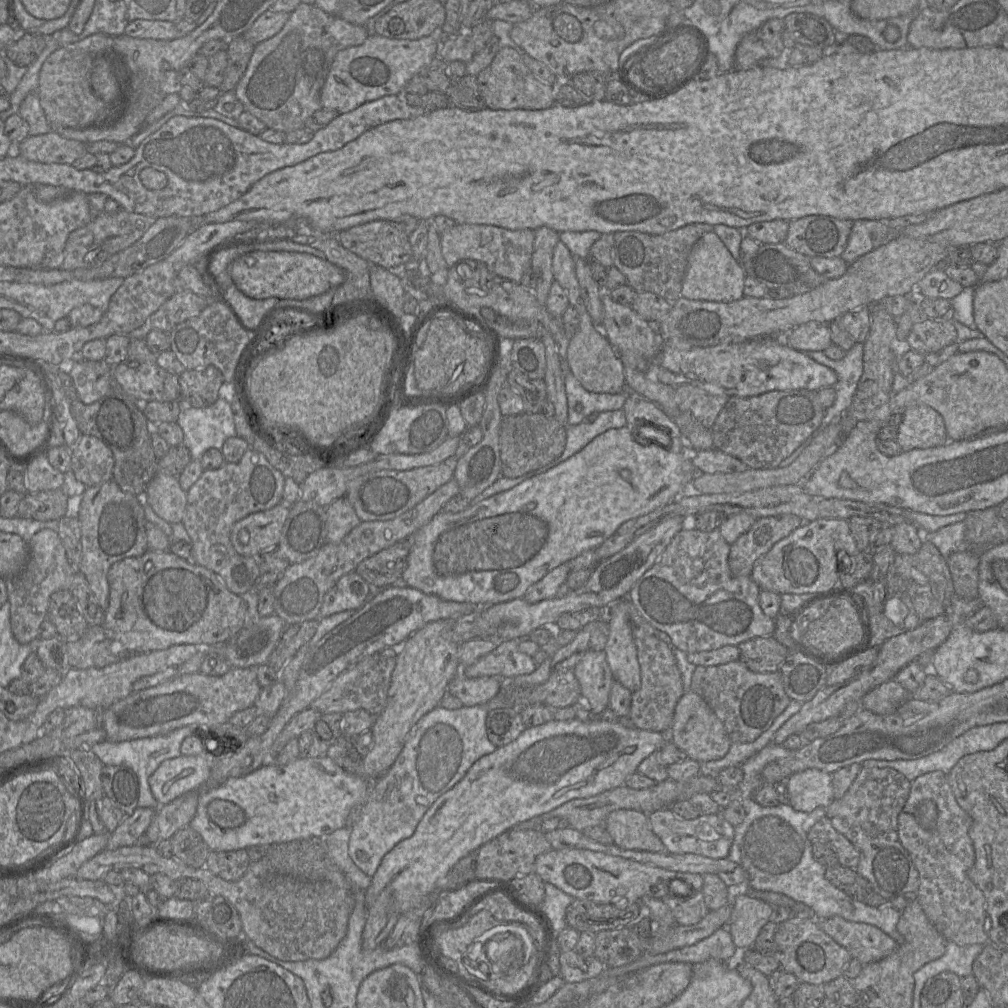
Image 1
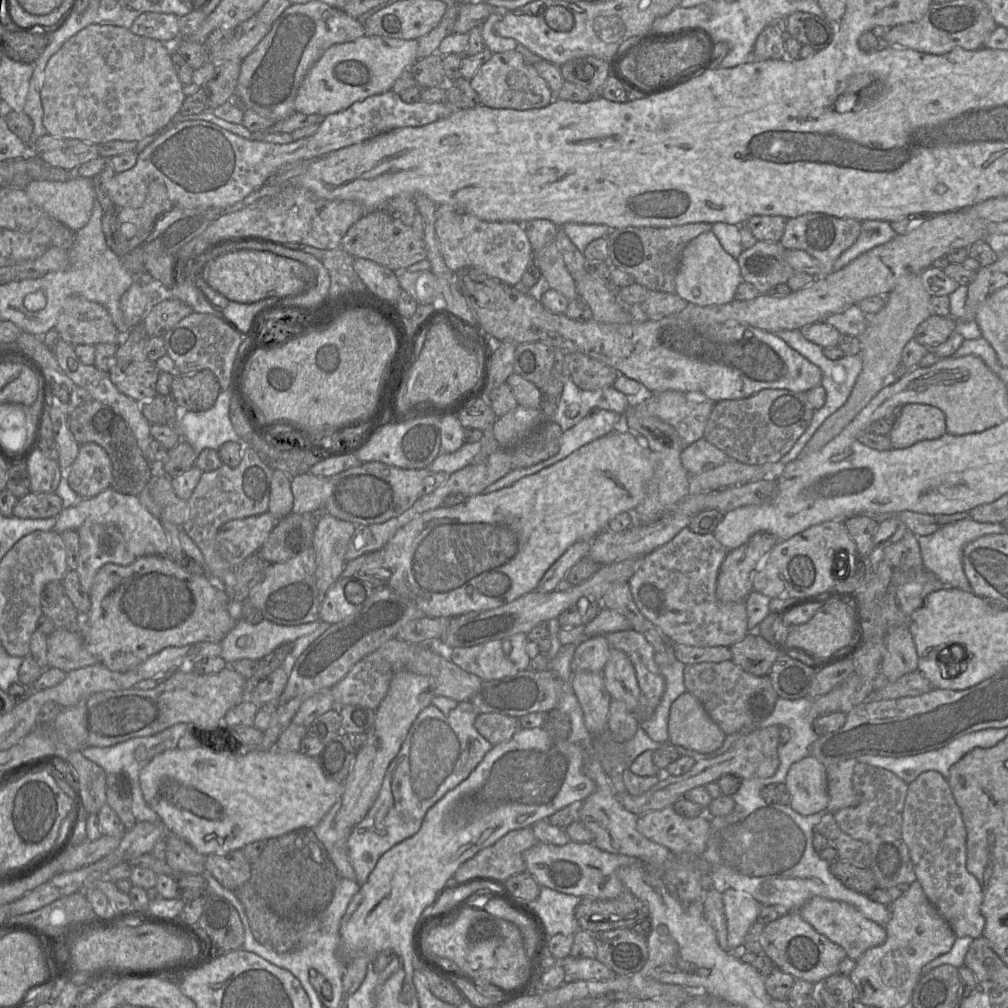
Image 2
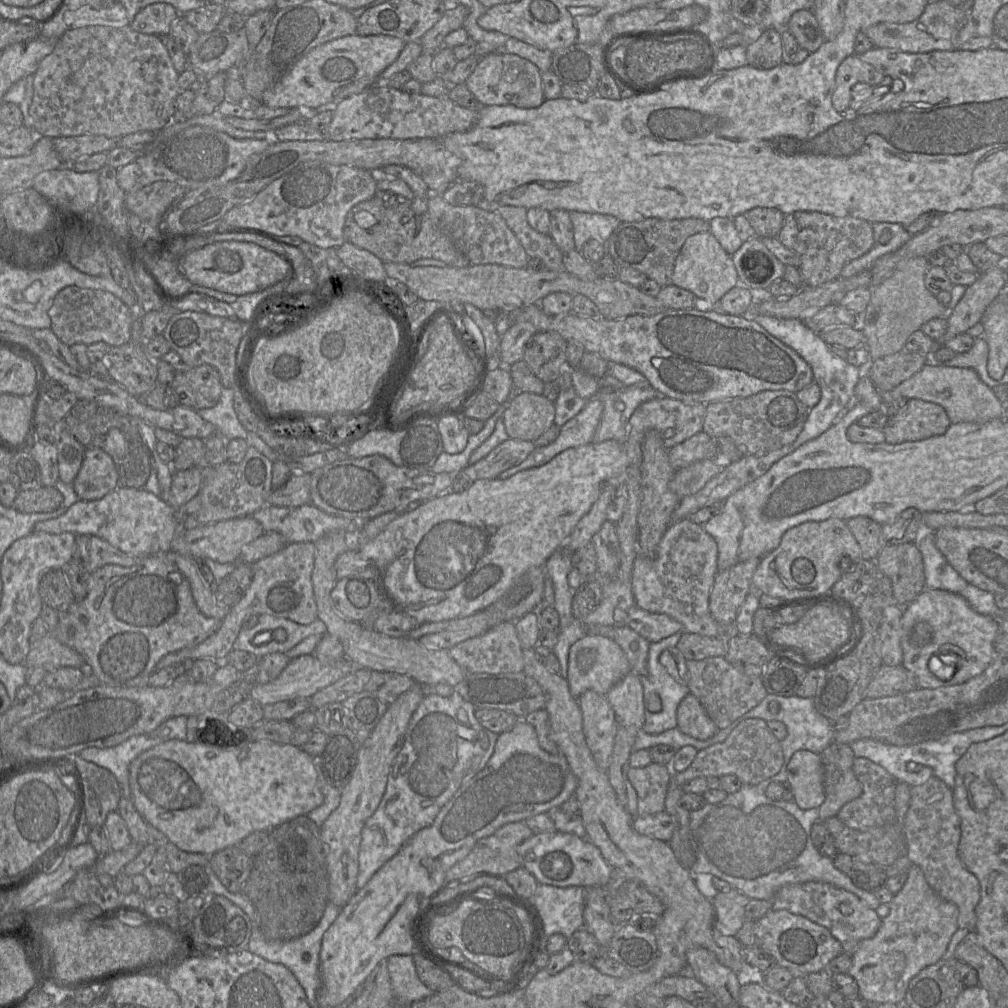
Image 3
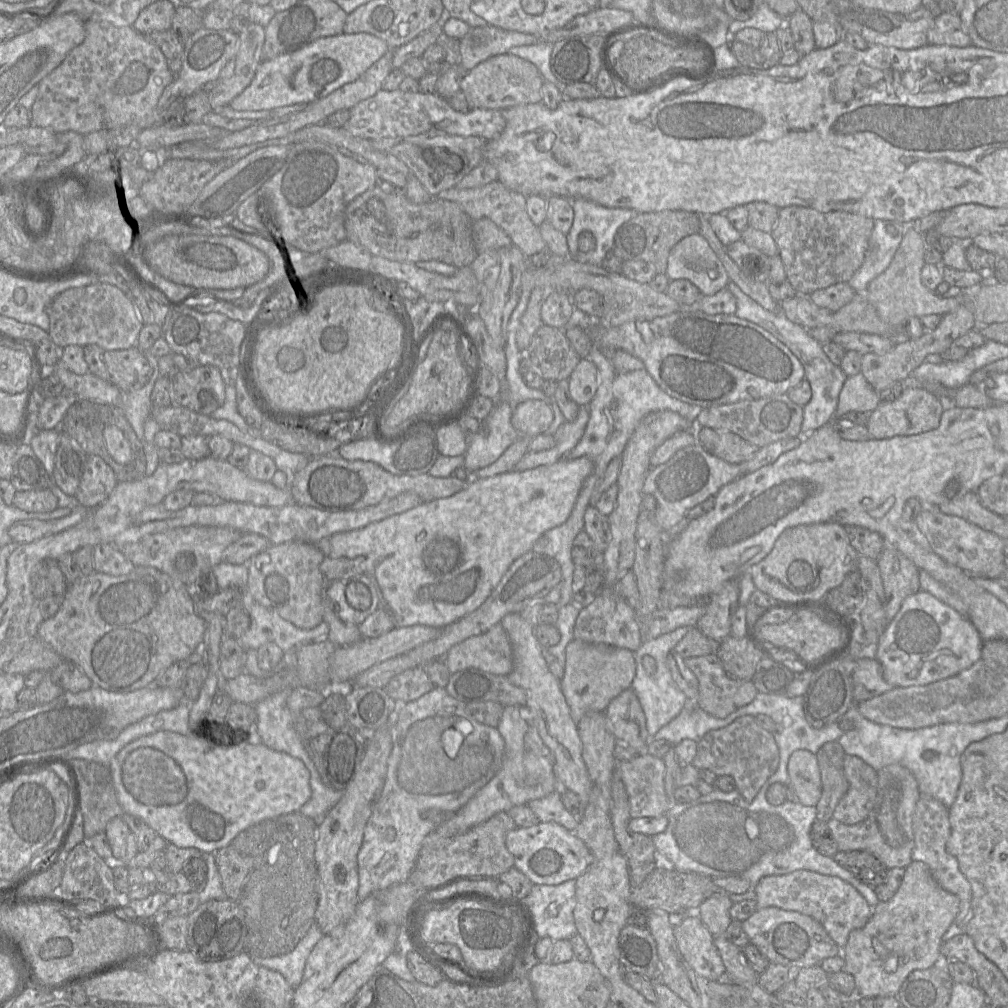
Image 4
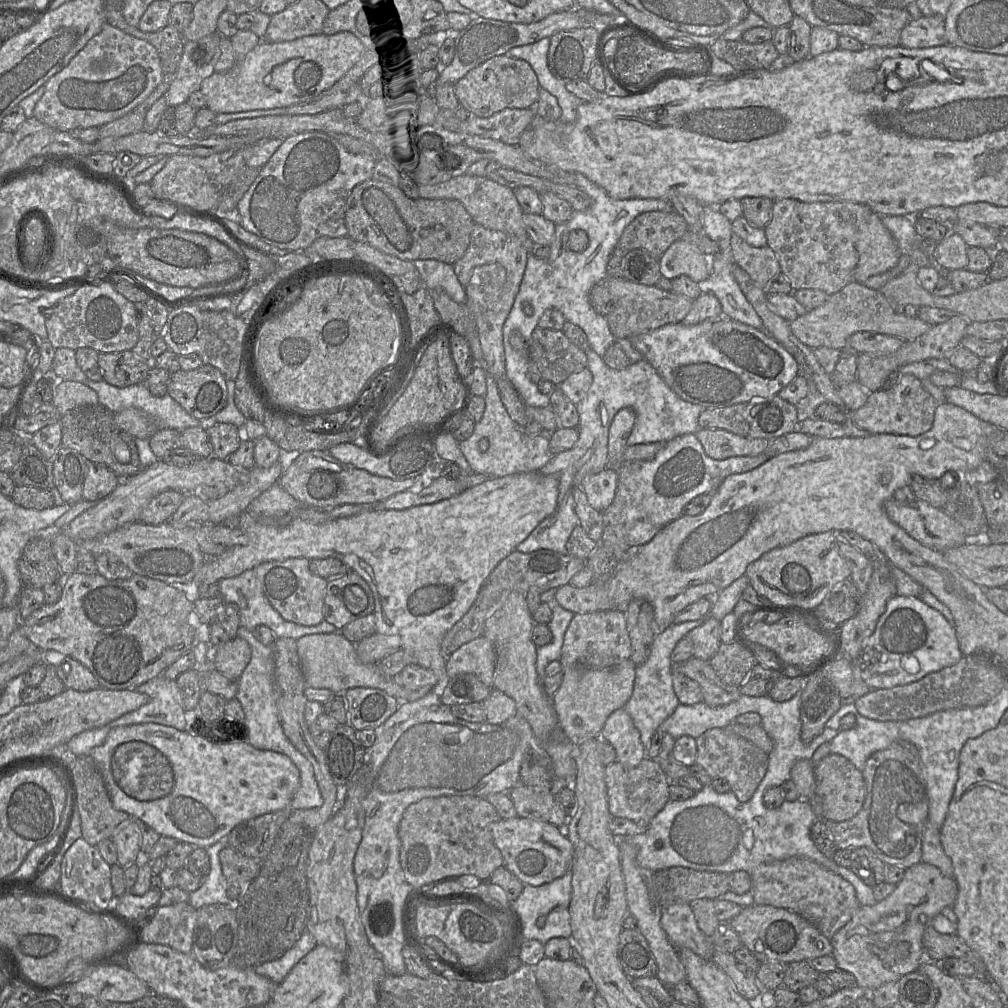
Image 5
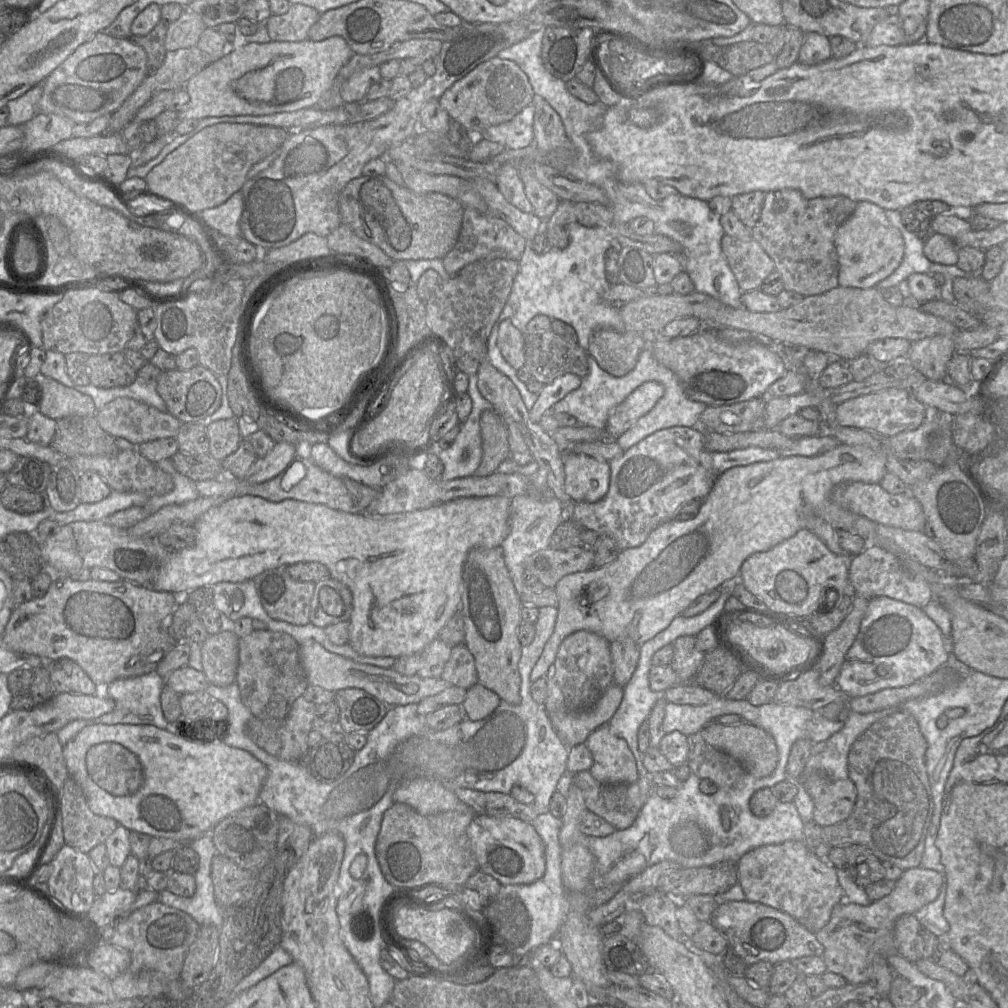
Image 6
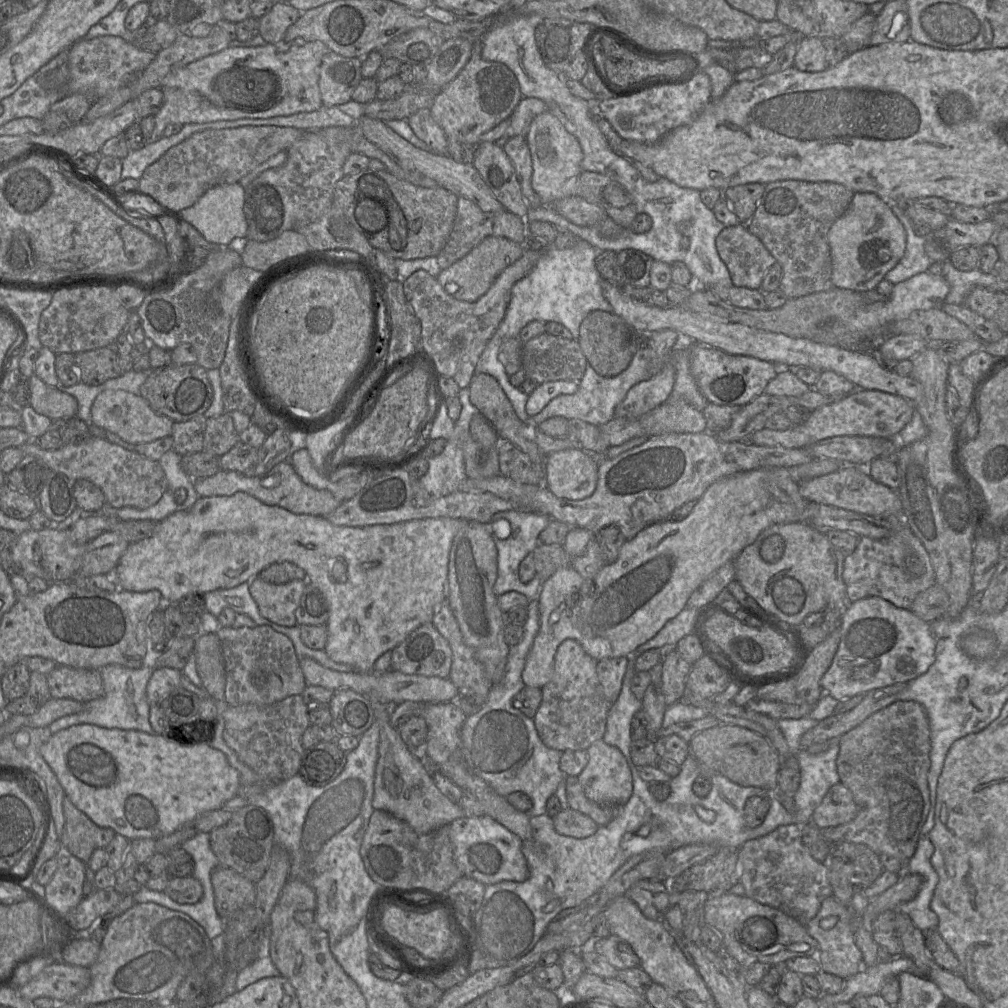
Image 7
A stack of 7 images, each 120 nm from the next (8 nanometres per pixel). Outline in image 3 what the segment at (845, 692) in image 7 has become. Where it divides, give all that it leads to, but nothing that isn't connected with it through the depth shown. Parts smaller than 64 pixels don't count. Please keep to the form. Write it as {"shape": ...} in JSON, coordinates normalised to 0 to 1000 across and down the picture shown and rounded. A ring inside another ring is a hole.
{"shape":[[[917,584],[917,586],[915,586],[906,596],[896,602],[893,633],[893,638],[896,646],[896,655],[894,660],[908,671],[911,683],[931,683],[935,681],[956,678],[963,673],[974,669],[984,657],[986,652],[986,636],[992,629],[992,627],[992,618],[988,614],[968,607],[954,591],[932,584]],[[946,644],[954,645],[956,648],[956,652],[952,653],[951,650],[946,646]],[[942,651],[949,651],[951,654],[943,655],[941,653]],[[943,659],[947,659],[947,666],[945,666],[945,664],[943,663]]]}

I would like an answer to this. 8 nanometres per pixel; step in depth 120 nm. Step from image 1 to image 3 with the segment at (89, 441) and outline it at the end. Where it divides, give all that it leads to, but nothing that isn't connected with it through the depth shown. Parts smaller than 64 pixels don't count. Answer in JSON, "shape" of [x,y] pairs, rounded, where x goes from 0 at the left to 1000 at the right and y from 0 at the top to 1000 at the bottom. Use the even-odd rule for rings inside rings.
{"shape":[[[85,444],[71,482],[77,494],[85,497],[100,495],[118,483],[117,469],[110,452],[99,444]]]}

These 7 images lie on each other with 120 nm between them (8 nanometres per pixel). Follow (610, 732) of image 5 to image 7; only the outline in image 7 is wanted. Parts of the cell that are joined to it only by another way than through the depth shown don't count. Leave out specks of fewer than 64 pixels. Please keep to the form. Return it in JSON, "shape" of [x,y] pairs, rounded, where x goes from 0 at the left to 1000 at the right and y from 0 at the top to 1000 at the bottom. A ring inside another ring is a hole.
{"shape":[[[597,733],[588,736],[581,744],[583,756],[572,770],[580,789],[585,794],[603,799],[618,799],[628,787],[628,772],[618,747]]]}

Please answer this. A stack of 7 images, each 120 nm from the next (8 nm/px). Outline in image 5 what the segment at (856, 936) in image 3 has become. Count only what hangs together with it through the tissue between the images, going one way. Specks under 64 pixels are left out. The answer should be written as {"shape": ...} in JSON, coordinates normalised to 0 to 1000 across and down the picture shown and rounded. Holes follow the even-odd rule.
{"shape":[[[785,850],[756,856],[744,866],[748,897],[782,902],[813,922],[822,933],[846,910],[853,896],[846,878],[812,856]]]}

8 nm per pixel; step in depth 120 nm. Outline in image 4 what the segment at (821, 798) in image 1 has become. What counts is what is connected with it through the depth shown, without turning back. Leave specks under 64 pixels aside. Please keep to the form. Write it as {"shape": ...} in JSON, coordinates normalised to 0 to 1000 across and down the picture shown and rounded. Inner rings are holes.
{"shape":[[[799,743],[789,744],[784,749],[781,764],[794,797],[810,800],[815,785],[810,748]]]}

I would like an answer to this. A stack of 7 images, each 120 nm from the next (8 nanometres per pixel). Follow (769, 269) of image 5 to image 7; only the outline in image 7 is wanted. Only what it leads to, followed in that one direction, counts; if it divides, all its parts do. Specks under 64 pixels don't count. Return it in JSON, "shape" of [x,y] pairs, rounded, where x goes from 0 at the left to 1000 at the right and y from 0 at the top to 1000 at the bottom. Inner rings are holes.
{"shape":[[[736,221],[719,225],[710,235],[709,243],[730,285],[754,287],[761,268],[770,260]]]}

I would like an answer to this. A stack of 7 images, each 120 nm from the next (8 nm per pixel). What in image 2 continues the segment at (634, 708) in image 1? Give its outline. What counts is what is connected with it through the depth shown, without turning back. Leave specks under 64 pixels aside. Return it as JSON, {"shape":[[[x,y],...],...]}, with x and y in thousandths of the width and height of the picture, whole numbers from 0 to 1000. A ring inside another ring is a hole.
{"shape":[[[629,624],[607,627],[602,630],[606,643],[618,646],[626,655],[635,682],[635,690],[633,698],[628,705],[630,712],[636,717],[644,713],[653,701],[658,688],[660,686],[660,674],[655,666],[654,661],[650,657],[650,645],[646,638],[636,628]]]}

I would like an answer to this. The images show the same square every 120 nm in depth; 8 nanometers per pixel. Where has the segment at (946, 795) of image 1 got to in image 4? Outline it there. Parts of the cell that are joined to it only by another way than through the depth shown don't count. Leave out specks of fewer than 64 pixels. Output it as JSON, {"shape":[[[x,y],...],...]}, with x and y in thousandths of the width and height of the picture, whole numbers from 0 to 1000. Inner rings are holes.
{"shape":[[[914,789],[909,798],[905,811],[905,821],[907,827],[907,841],[904,851],[907,854],[917,855],[929,873],[938,884],[947,887],[952,892],[952,903],[946,916],[957,919],[963,907],[964,884],[963,878],[951,861],[949,852],[939,844],[938,836],[942,829],[941,803],[931,793]]]}

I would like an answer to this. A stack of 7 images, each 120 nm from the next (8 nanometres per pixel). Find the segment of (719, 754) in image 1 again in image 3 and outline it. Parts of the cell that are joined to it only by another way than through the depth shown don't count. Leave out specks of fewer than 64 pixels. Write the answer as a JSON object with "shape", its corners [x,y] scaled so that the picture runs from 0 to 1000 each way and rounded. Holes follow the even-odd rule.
{"shape":[[[685,688],[673,699],[672,721],[679,728],[693,734],[701,734],[713,725],[693,694]]]}

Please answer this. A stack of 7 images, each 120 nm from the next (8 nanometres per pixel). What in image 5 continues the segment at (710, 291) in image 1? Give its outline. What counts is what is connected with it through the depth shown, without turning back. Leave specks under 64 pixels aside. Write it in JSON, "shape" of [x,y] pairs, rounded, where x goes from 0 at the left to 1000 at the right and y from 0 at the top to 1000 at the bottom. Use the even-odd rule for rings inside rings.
{"shape":[[[674,237],[654,257],[655,271],[664,278],[681,273],[695,282],[706,270],[707,255],[697,251],[689,242]]]}

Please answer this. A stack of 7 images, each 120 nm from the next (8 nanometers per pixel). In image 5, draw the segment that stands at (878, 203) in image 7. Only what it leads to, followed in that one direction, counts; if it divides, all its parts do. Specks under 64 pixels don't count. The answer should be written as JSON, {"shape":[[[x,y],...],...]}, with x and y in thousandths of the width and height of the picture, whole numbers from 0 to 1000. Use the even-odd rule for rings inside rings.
{"shape":[[[868,210],[853,224],[849,247],[852,258],[846,279],[851,281],[883,268],[893,256],[893,247],[888,237]]]}

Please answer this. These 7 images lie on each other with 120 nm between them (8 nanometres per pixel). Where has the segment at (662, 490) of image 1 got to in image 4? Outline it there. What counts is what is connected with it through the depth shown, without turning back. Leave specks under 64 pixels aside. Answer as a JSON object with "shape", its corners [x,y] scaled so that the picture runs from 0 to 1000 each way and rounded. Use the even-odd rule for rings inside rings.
{"shape":[[[583,453],[571,455],[559,454],[547,461],[535,462],[521,467],[505,467],[480,475],[468,474],[460,486],[449,492],[420,498],[400,509],[387,512],[375,518],[370,518],[358,525],[331,530],[311,540],[313,540],[323,553],[344,554],[356,560],[373,584],[376,593],[376,603],[380,604],[386,610],[393,623],[411,620],[440,623],[476,602],[494,580],[507,560],[519,550],[528,547],[530,538],[539,529],[559,520],[564,514],[578,479],[588,466],[589,460]]]}

